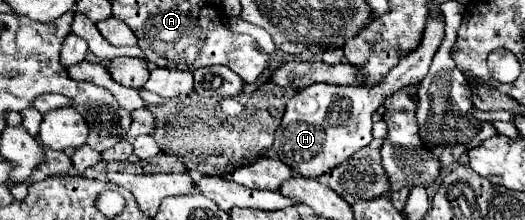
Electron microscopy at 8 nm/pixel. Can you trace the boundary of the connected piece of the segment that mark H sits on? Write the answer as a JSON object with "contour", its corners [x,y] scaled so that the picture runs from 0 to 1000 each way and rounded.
{"contour":[[[815,77],[800,214],[785,250],[770,259],[762,295],[754,295],[735,341],[735,359],[709,405],[697,405],[690,386],[625,386],[625,377],[602,377],[594,395],[571,405],[545,468],[537,559],[526,586],[518,659],[526,714],[579,805],[610,805],[613,786],[629,777],[632,759],[670,714],[682,677],[697,668],[709,641],[709,514],[750,414],[773,386],[800,377],[808,359],[823,286],[823,259],[830,250],[846,177],[846,114],[850,114],[846,77]]]}

